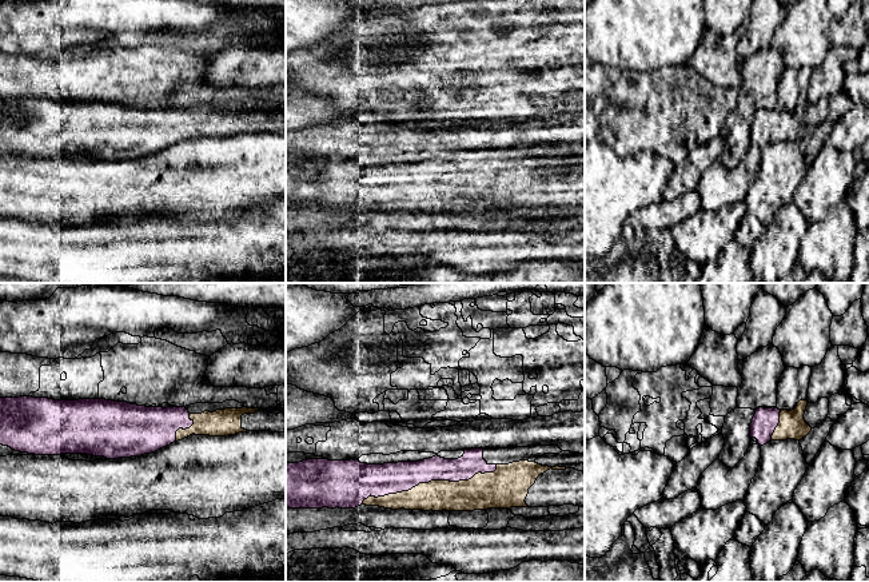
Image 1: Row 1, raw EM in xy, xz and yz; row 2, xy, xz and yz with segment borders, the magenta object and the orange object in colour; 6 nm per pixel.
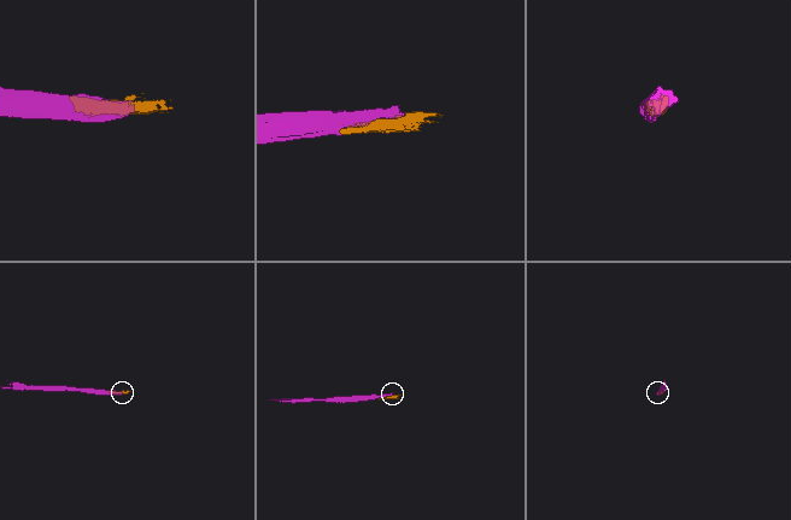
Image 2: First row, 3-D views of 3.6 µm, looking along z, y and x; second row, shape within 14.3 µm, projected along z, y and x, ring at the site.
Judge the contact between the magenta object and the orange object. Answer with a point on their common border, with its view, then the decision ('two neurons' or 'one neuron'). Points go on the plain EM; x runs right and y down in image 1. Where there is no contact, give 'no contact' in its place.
xz (430, 182) | one neuron

